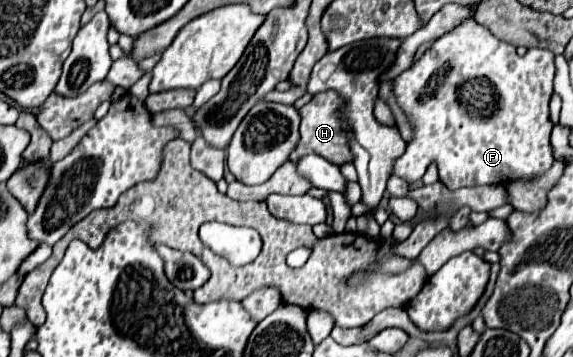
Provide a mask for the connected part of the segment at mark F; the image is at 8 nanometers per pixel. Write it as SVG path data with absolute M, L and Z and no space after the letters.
M466 20L462 22L458 28L454 28L452 32L444 34L442 38L438 38L432 48L412 66L408 68L406 72L402 72L396 80L394 80L394 92L396 92L396 98L398 98L398 104L404 108L404 112L408 114L410 122L412 122L412 128L414 128L414 140L408 144L406 152L402 158L396 160L394 164L394 174L408 180L410 184L420 180L424 176L424 172L428 170L430 164L436 164L438 166L438 176L440 176L440 182L448 188L448 190L458 190L462 186L486 186L486 184L506 184L506 182L512 182L516 178L536 178L540 176L542 172L546 172L554 158L552 158L552 148L550 148L550 132L552 132L552 122L550 122L550 110L548 110L548 104L550 104L550 98L554 94L554 86L552 86L552 80L554 80L554 74L556 74L556 66L554 66L554 54L548 52L548 50L542 50L542 48L532 48L524 54L524 58L520 58L516 54L516 46L508 44L508 42L502 42L498 40L496 36L492 36L488 32L488 28L480 26L478 22L474 20Z

